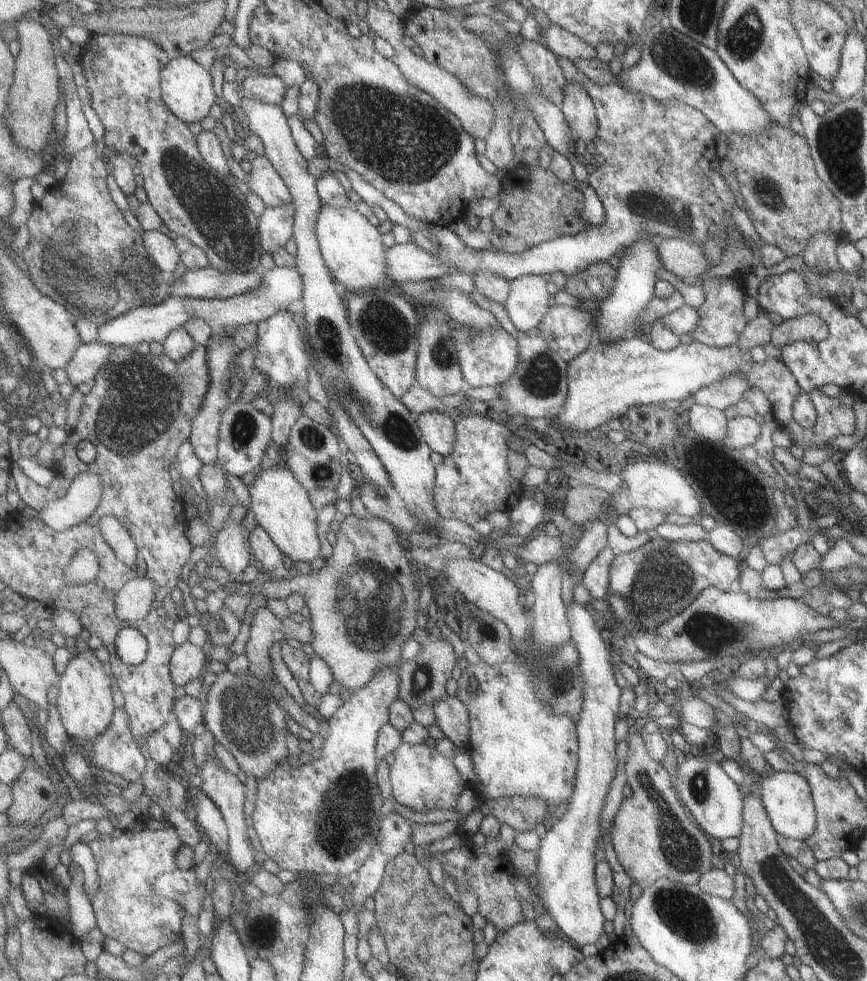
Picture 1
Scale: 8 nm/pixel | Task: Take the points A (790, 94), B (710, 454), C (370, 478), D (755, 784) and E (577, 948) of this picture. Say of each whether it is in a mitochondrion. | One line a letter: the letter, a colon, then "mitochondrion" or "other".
A: other
B: other
C: other
D: other
E: other

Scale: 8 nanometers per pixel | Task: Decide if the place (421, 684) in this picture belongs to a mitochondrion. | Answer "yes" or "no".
yes

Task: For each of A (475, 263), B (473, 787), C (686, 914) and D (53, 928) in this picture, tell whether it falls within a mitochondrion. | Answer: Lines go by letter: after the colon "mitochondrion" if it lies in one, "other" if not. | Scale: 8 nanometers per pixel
A: other
B: other
C: mitochondrion
D: other

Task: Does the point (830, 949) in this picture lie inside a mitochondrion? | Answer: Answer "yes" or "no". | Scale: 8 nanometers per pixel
yes

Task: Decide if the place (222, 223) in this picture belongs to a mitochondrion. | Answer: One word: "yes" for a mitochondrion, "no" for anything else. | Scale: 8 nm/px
yes

